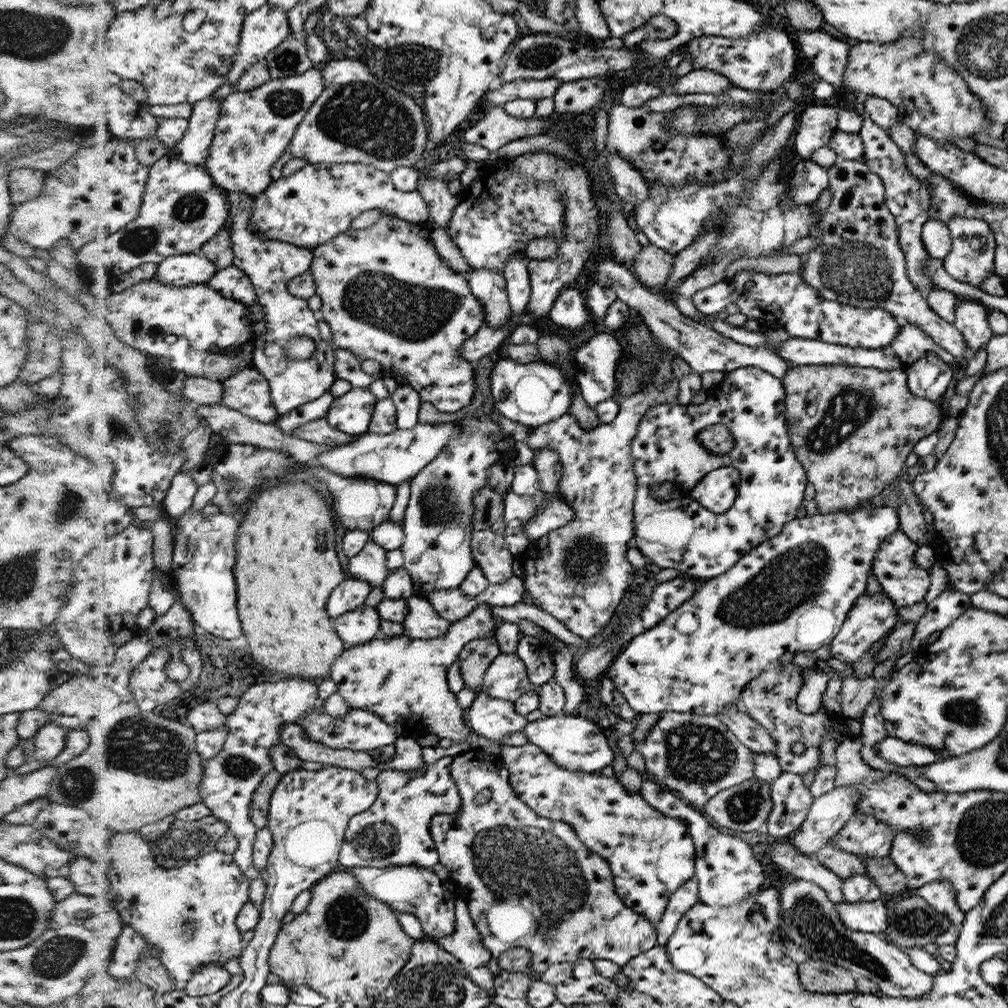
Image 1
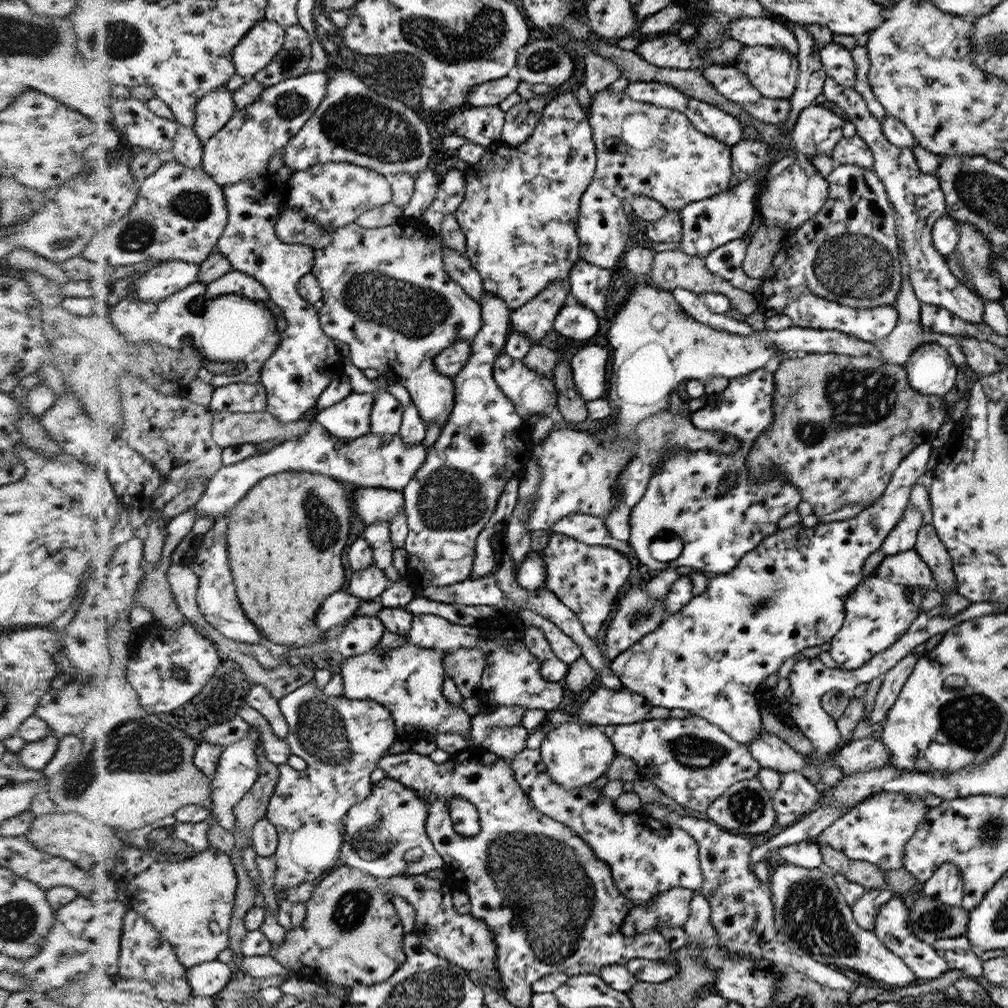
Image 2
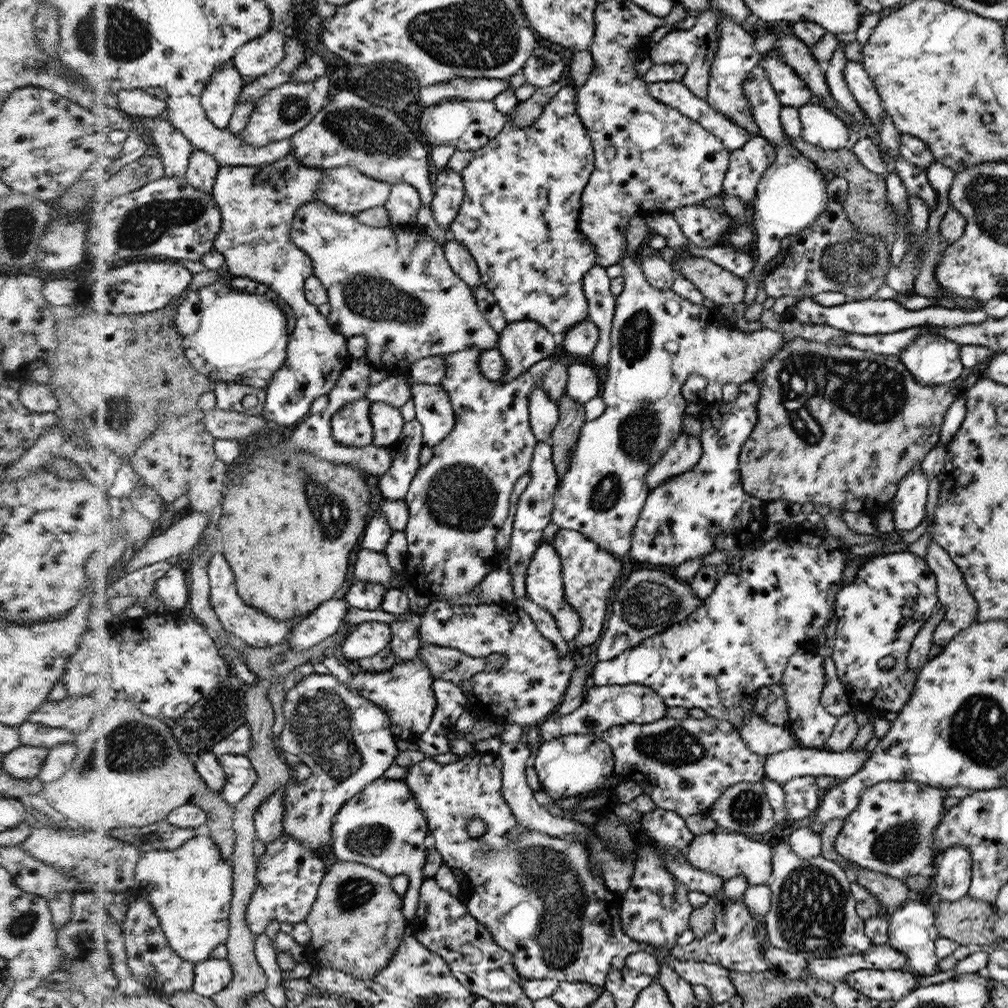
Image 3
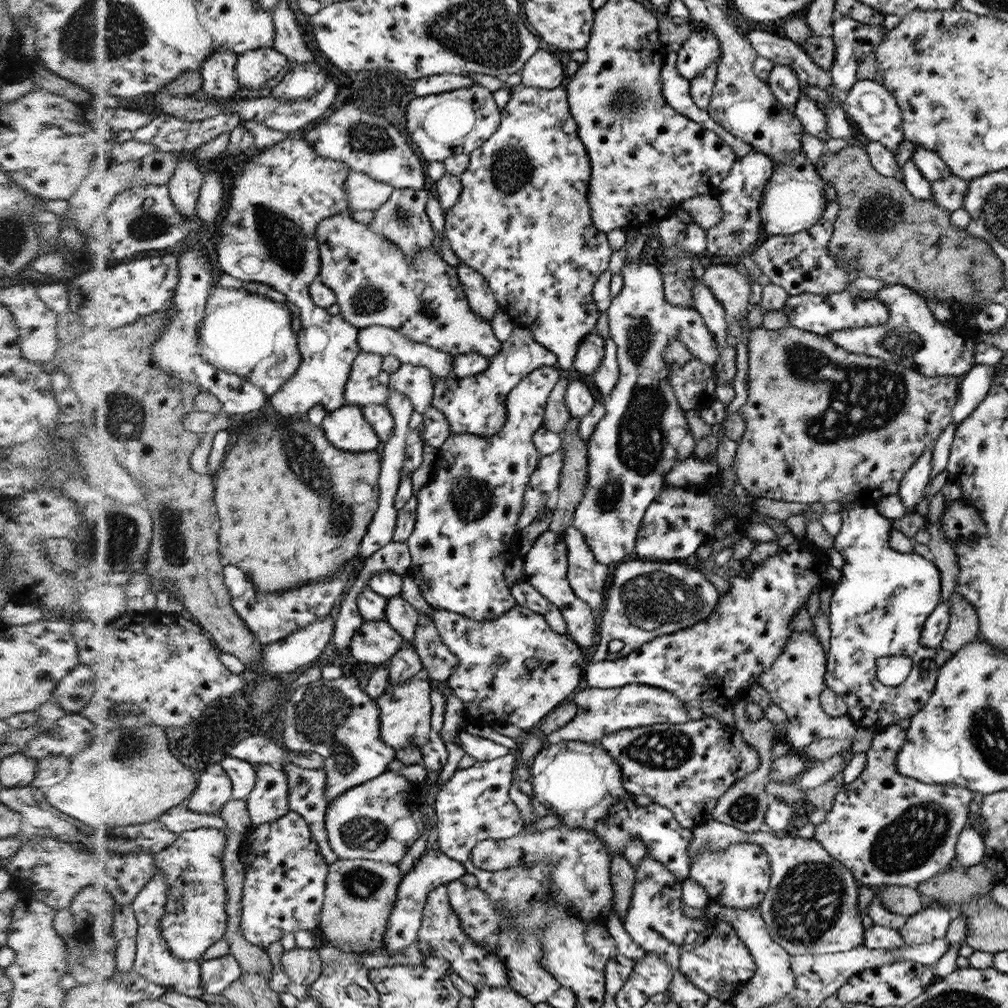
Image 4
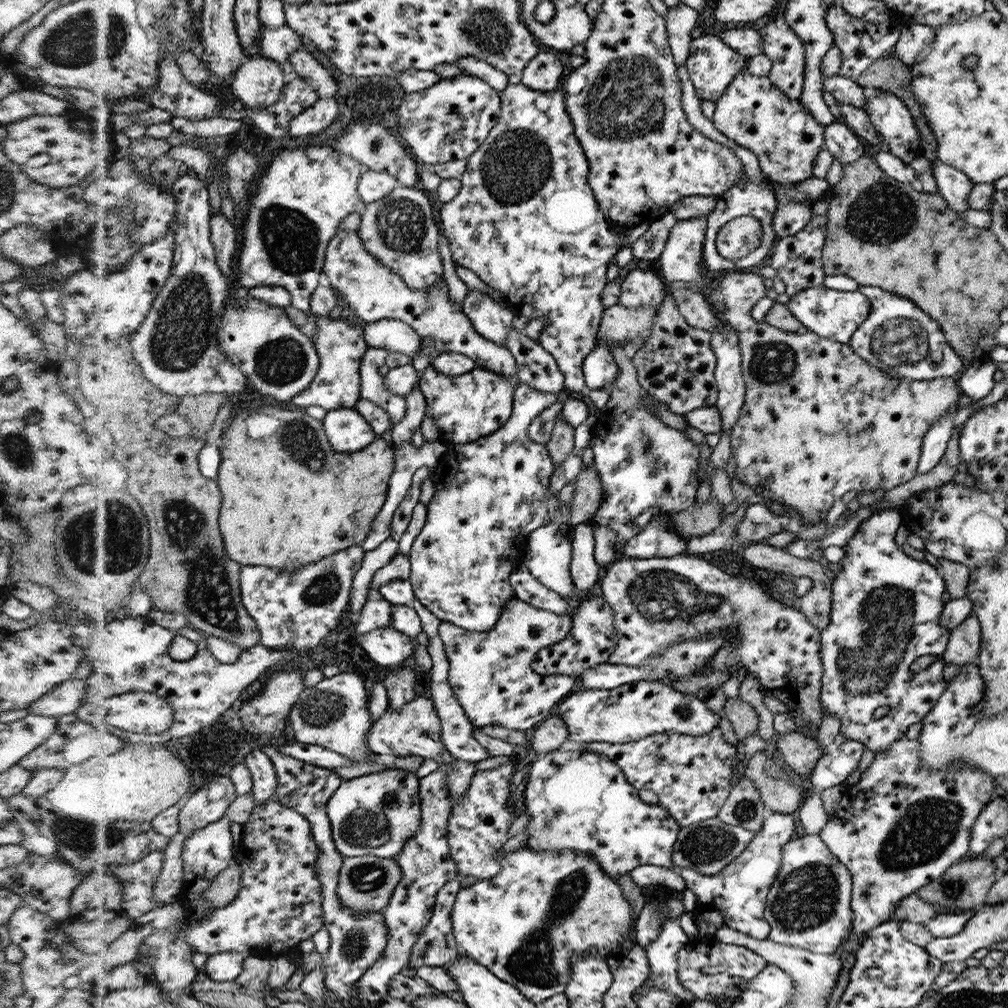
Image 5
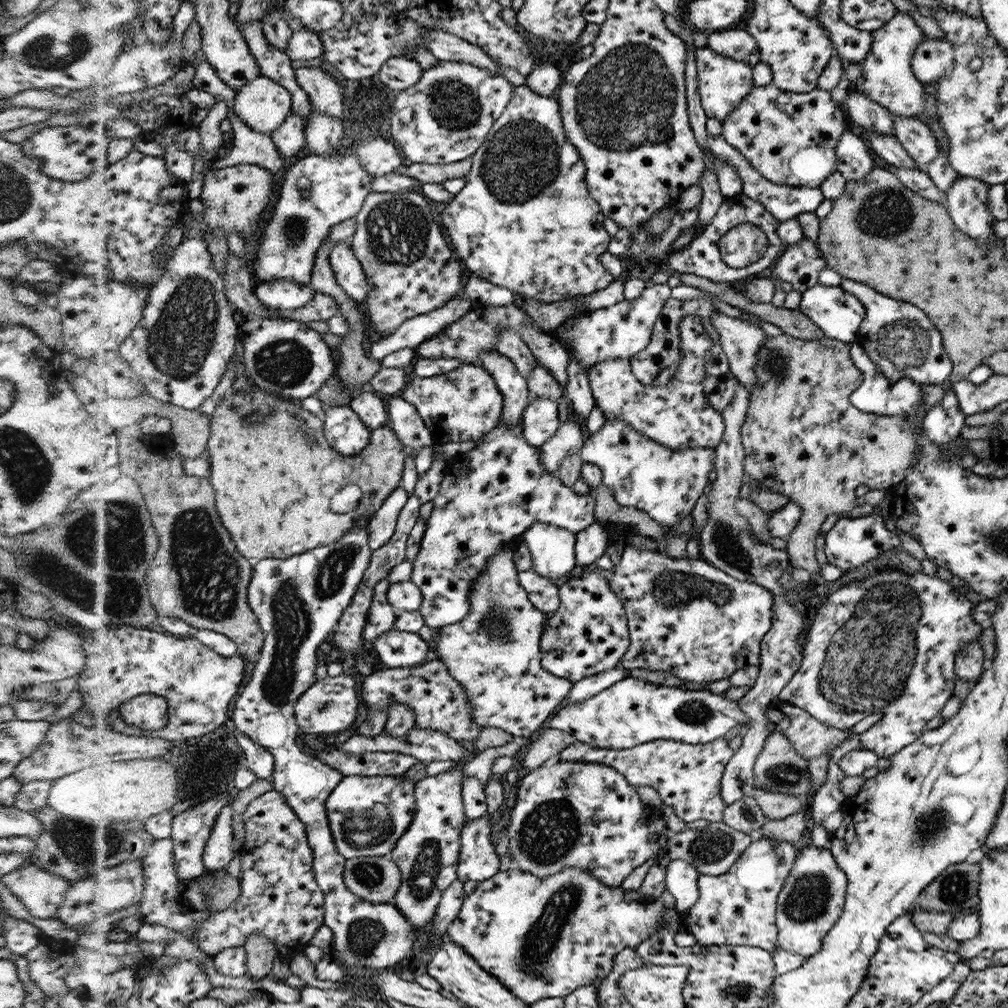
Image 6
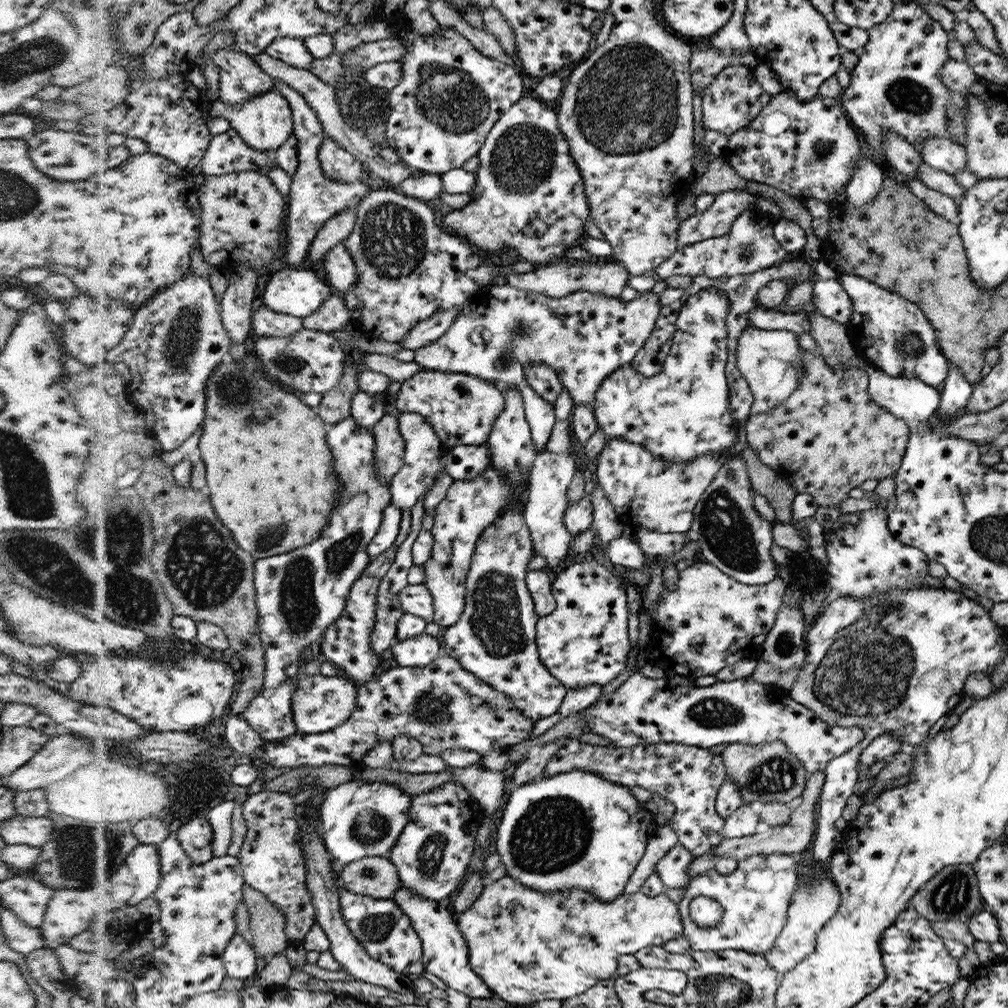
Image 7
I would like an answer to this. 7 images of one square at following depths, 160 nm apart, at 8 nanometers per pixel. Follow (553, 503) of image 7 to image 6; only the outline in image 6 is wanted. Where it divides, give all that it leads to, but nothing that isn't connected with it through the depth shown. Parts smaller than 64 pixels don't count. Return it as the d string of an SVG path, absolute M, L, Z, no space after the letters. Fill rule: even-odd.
M568 419L566 423L560 424L551 439L539 447L543 452L544 467L548 468L548 473L556 475L564 457L581 453L583 428L578 421ZM536 523L521 534L532 555L532 570L549 579L572 576L578 570L575 533L551 524Z

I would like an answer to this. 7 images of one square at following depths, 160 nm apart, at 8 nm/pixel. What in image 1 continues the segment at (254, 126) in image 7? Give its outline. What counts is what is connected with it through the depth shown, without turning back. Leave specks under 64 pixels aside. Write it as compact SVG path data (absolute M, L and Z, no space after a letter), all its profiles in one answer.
M270 2L246 19L238 60L229 75L229 82L236 84L255 64L266 60L267 55L279 48L292 36L289 12L274 8Z

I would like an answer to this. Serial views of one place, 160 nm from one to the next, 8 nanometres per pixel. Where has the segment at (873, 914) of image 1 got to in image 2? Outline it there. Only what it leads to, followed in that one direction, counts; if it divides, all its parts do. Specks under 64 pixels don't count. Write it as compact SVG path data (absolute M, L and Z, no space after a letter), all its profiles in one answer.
M897 895L891 898L880 909L875 920L875 929L872 932L882 942L886 949L898 955L905 963L914 971L916 978L919 980L929 981L933 978L938 978L947 972L950 968L944 957L939 956L936 949L926 942L920 942L909 929L909 912L911 910L904 903L904 899Z

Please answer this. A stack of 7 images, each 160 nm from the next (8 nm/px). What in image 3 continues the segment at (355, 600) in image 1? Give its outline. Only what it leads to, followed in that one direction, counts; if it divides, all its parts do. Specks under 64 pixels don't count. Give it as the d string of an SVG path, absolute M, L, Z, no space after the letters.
M344 598L324 602L324 605L304 617L293 629L291 646L312 650L323 644L345 626L348 608L350 605Z

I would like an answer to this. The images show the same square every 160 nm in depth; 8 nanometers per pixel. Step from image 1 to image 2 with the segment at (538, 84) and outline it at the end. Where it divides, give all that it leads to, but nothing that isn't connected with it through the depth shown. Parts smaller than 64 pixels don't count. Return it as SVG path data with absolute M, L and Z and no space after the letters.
M513 76L483 82L467 92L465 102L472 107L498 106L506 97L516 93L519 83L518 77Z

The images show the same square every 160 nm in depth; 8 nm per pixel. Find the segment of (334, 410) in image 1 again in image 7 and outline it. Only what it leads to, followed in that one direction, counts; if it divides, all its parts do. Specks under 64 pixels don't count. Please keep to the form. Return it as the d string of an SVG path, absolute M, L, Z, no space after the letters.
M349 416L340 424L330 426L328 440L336 459L336 473L339 480L343 482L343 489L331 514L331 525L328 525L325 531L309 545L257 561L256 586L259 590L257 602L262 614L263 643L267 647L267 677L262 694L244 712L244 717L256 730L260 731L266 741L270 742L283 741L299 733L293 704L297 689L295 682L304 668L302 663L306 658L304 654L308 648L311 648L311 644L323 640L328 627L344 614L347 607L347 594L354 588L363 570L371 564L371 557L367 553L368 545L379 532L384 512L391 505L389 486L379 479L374 468L376 451L374 432L368 427L360 426L354 418Z

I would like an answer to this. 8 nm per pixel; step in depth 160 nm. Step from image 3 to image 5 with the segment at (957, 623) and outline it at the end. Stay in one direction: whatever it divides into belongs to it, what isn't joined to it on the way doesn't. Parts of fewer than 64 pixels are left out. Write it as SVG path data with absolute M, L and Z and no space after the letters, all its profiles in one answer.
M974 614L966 617L951 631L951 638L947 645L947 652L944 658L948 664L962 666L976 662L981 647L981 626Z

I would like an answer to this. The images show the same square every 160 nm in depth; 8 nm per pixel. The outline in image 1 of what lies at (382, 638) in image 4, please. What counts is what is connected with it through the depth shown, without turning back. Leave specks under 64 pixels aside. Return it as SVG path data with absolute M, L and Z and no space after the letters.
M363 605L334 620L336 630L346 643L346 648L375 640L382 631L382 619L377 608Z

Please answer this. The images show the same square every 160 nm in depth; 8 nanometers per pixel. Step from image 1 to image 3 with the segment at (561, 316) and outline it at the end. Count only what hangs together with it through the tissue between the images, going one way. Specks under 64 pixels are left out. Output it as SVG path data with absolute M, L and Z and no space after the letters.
M586 320L568 331L562 338L561 345L572 356L583 360L590 359L595 353L598 340L599 328L596 327L596 323Z

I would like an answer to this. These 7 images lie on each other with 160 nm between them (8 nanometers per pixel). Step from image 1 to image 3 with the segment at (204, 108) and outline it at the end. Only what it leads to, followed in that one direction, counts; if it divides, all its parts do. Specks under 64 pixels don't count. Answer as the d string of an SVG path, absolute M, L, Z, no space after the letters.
M234 60L218 69L203 94L203 105L209 118L220 129L229 129L243 93L244 75Z

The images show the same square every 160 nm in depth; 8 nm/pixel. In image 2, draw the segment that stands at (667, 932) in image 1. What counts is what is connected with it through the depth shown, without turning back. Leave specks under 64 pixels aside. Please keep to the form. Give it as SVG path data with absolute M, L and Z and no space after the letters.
M674 887L660 893L656 900L643 905L635 904L622 924L623 934L628 937L644 935L663 926L680 931L688 920L689 904L695 893L689 888Z

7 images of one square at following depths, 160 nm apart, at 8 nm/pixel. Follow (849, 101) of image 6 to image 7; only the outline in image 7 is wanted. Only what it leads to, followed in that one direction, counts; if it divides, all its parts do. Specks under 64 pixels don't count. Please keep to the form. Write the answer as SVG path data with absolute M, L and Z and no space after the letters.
M882 130L886 132L883 141L883 151L885 152L887 164L910 176L912 179L917 178L919 168L925 164L921 152L915 145L903 140L894 131Z

